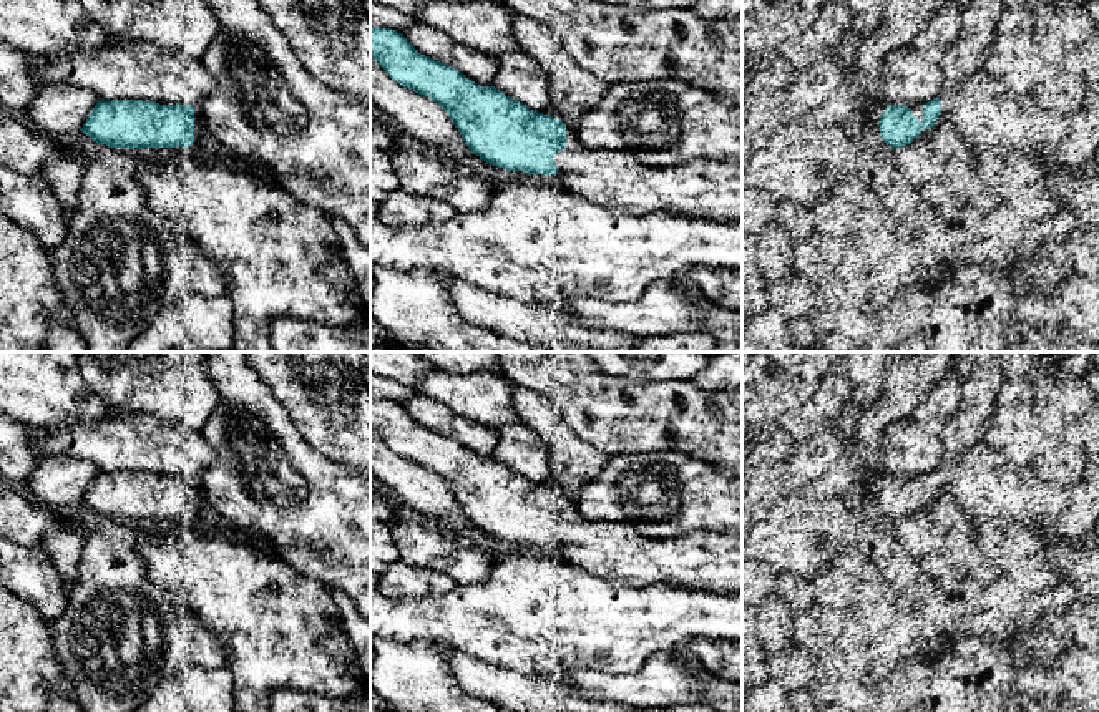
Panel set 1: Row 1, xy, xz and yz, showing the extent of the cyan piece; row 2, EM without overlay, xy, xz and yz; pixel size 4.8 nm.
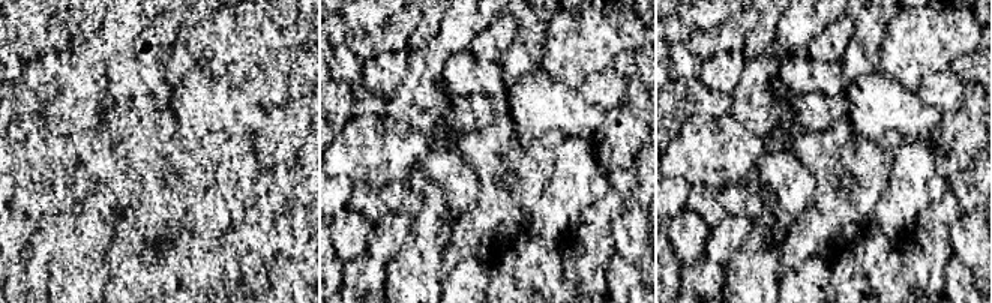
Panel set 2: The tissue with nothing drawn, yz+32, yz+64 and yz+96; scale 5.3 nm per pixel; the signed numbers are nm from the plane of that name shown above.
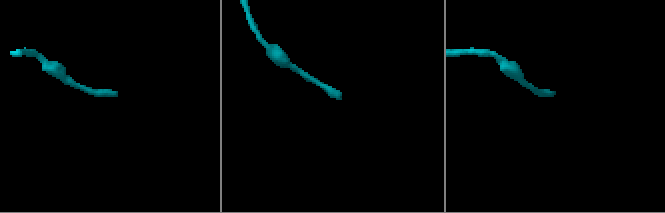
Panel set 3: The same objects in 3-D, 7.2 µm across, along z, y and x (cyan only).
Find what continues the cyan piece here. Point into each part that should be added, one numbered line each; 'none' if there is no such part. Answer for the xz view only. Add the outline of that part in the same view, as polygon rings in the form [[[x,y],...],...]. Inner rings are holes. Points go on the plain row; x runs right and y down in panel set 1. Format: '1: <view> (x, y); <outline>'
1: xz (706, 560); [[[574,508],[569,510],[569,521],[558,523],[553,531],[558,546],[574,566],[621,579],[629,586],[652,586],[666,579],[682,588],[714,593],[742,591],[742,538],[729,533],[692,531],[672,539],[649,539],[637,534],[629,524],[586,521]]]

